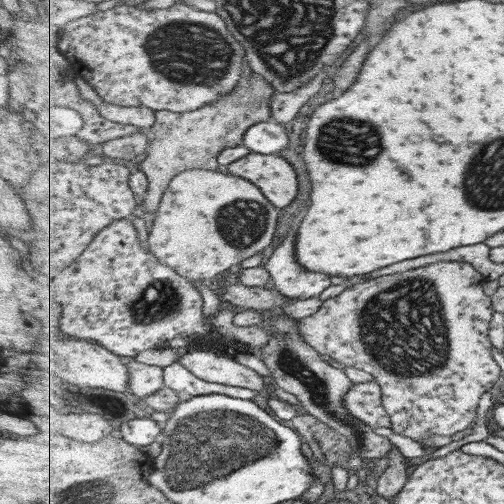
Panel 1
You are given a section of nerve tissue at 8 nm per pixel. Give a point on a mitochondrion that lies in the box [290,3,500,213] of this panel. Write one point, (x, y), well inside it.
(348, 142)

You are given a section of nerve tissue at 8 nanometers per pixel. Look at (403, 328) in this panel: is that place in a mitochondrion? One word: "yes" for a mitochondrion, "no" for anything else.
yes

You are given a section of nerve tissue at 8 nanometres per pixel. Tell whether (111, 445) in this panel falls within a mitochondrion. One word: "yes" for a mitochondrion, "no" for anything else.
no

